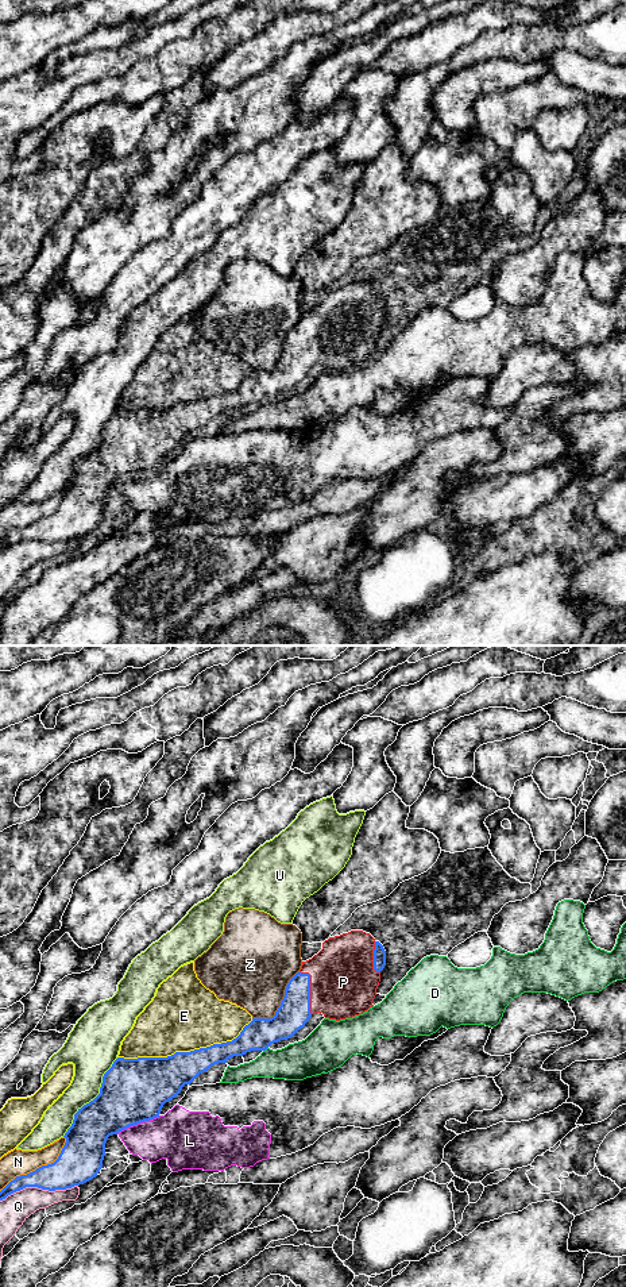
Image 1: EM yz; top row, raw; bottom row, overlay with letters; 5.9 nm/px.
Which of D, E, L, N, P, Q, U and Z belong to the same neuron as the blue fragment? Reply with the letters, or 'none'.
P

